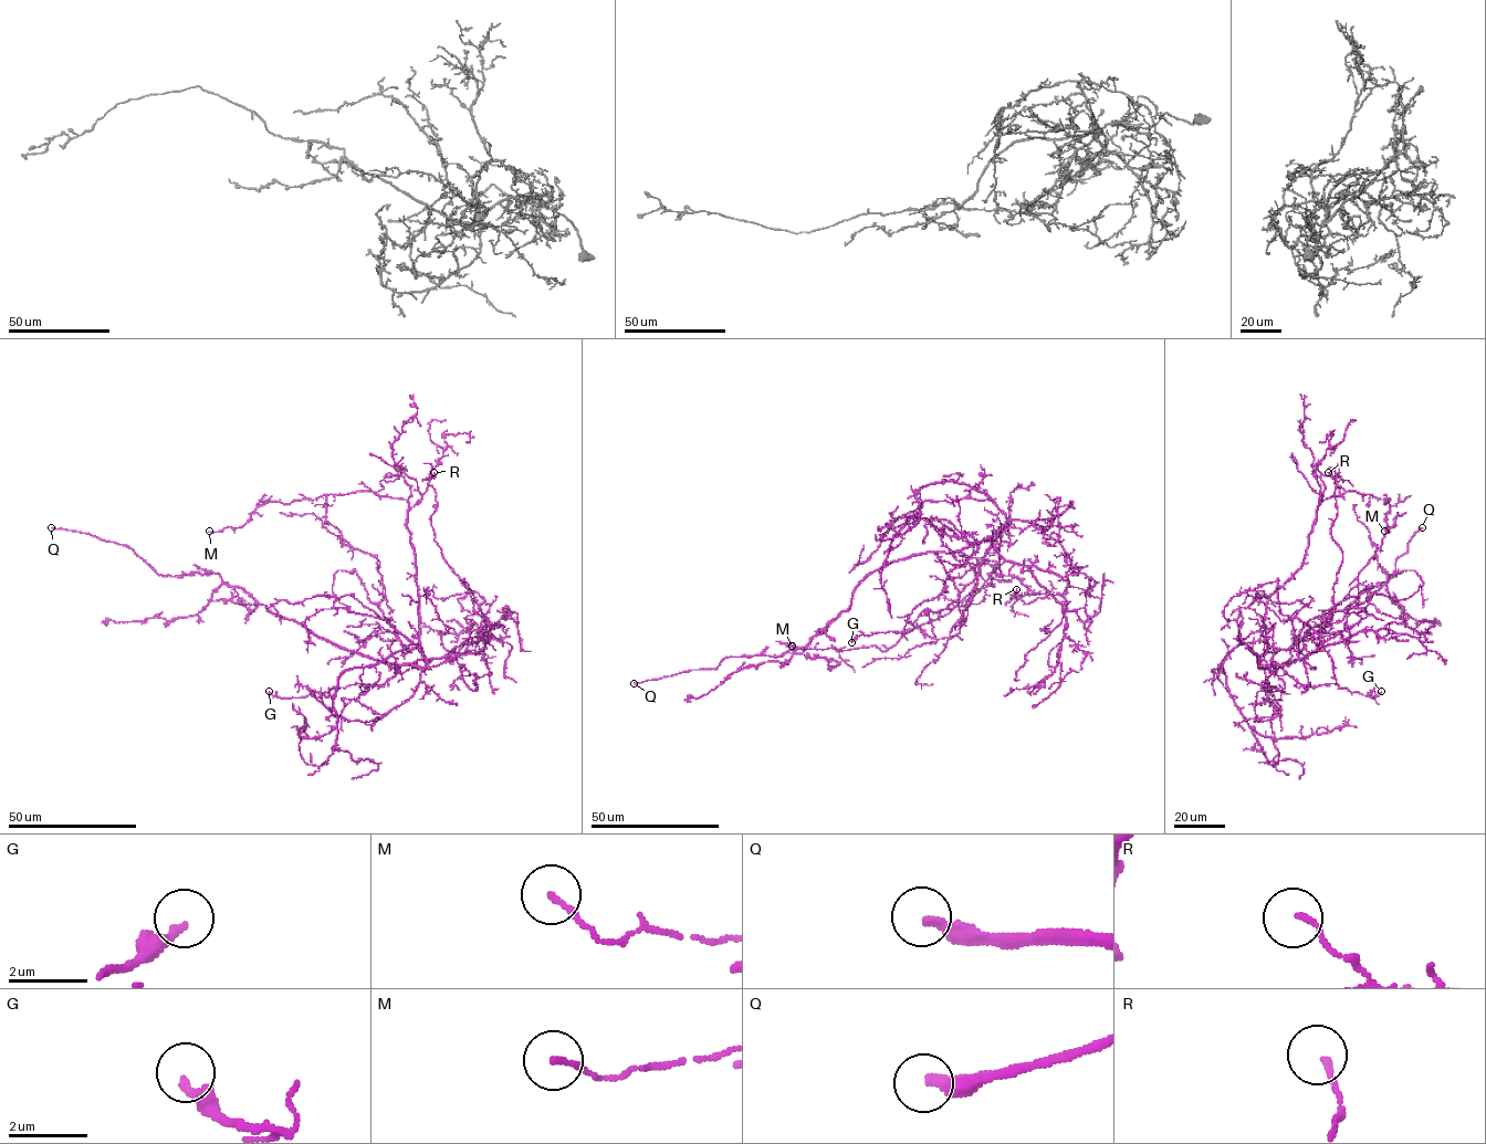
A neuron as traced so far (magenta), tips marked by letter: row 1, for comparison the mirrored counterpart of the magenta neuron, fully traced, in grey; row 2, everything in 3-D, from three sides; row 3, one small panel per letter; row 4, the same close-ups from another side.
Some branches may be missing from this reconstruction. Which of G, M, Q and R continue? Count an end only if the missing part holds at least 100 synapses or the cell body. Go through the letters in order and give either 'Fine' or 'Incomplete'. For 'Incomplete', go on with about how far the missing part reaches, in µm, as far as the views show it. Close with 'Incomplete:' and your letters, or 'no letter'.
G: Fine
M: Fine
Q: Incomplete. Missing length about 140 µm
R: Fine
Incomplete: Q

